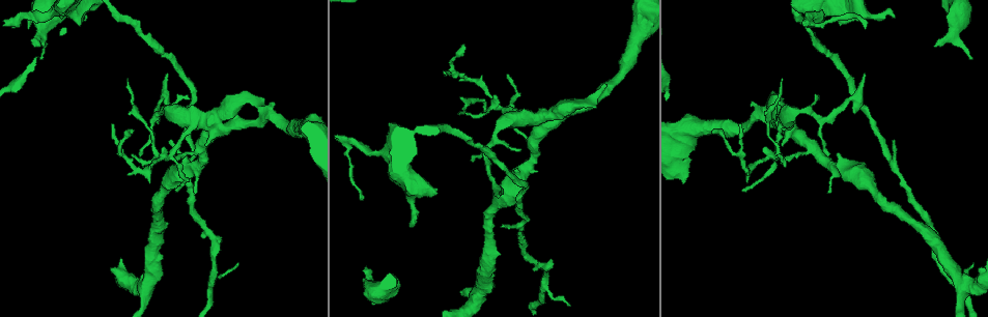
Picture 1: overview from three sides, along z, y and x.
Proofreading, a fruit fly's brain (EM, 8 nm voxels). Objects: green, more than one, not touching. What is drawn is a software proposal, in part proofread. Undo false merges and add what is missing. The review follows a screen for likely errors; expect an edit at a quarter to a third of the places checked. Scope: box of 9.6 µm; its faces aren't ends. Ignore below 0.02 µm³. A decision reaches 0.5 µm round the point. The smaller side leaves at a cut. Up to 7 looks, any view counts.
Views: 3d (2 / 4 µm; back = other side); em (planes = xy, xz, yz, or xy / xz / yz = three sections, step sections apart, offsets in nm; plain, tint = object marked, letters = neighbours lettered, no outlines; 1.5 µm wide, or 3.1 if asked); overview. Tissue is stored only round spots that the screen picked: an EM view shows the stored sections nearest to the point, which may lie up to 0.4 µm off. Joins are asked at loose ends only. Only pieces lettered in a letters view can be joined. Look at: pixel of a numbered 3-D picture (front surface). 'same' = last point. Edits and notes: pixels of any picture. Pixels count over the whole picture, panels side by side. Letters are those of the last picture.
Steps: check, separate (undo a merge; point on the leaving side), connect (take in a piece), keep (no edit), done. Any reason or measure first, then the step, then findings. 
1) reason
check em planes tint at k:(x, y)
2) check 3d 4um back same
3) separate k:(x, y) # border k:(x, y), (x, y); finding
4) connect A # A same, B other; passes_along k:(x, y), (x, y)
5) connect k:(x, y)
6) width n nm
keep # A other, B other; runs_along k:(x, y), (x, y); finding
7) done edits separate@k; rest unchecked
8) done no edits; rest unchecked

arms part here
check 3d 2um at 1:(773, 155)

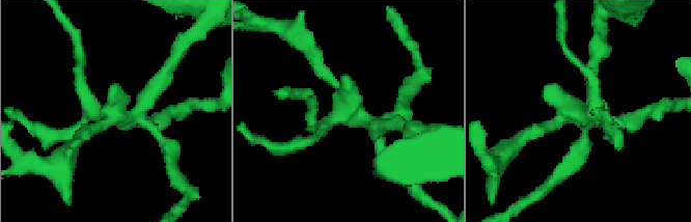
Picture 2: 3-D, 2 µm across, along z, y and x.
check em planes tint at 2:(354, 112)

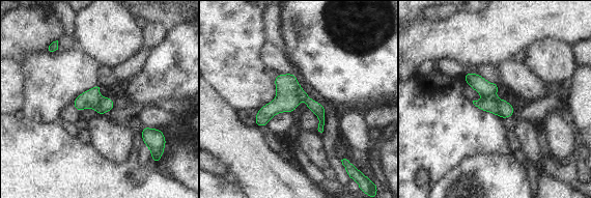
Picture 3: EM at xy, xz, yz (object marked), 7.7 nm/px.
what lies round it
check em planes letters same

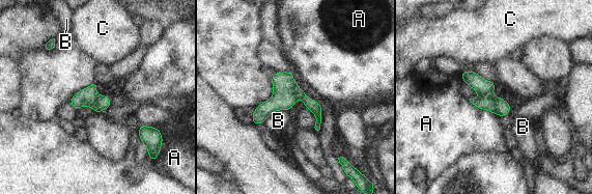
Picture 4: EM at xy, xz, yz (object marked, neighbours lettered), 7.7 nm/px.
width 150 nm; longest_contact A 280 nm
separate 4:(310, 104) # A other, B other, C other; a second cell is stuck on

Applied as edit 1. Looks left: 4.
redraw
check overview

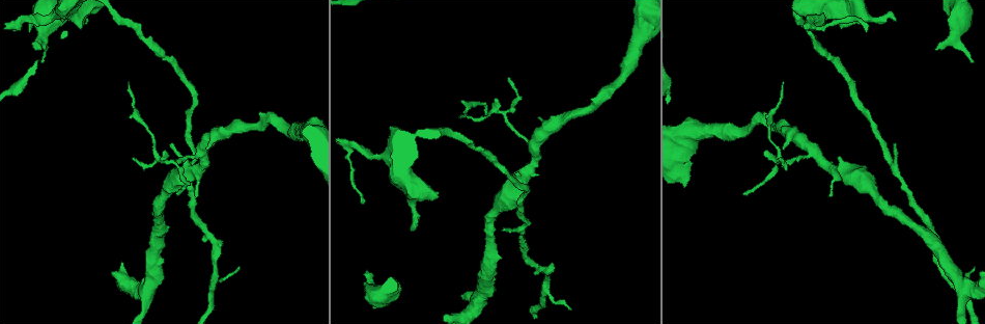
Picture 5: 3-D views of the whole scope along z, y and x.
free end
check 3d 4um at 5:(35, 48)

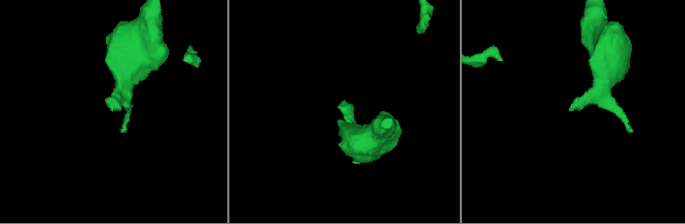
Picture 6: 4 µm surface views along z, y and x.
check em xz step 8 tint at 6:(112, 110)

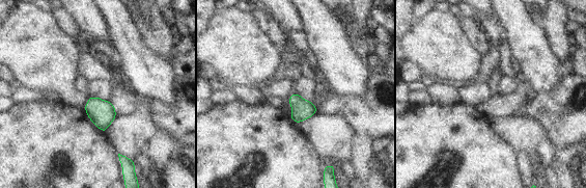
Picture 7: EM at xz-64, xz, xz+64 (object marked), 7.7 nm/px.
check em planes letters same

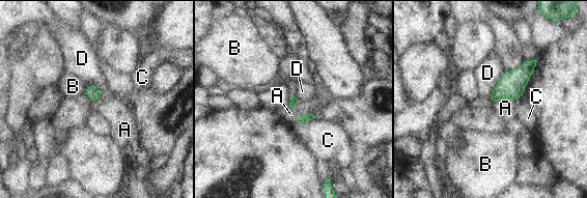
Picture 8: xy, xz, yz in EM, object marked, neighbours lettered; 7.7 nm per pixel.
keep # A other, B other, C other, D other; none of them fits

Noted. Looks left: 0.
done edits separate@4; rest unchecked

